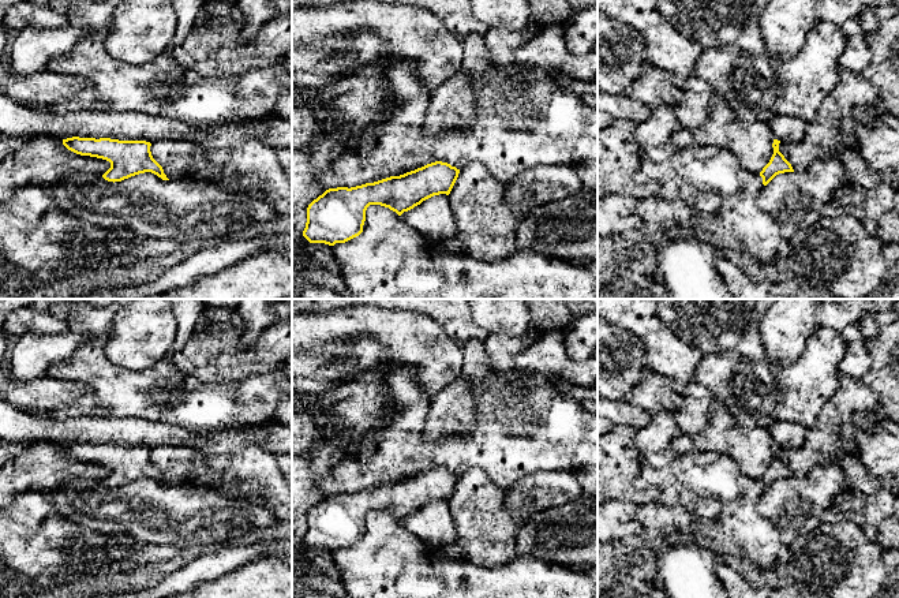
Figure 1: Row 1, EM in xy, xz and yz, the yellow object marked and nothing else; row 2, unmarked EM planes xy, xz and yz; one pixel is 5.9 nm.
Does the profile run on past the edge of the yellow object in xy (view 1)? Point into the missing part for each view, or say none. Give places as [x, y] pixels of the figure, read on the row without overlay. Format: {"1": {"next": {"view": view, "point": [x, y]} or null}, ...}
{"1": {"next": null}}

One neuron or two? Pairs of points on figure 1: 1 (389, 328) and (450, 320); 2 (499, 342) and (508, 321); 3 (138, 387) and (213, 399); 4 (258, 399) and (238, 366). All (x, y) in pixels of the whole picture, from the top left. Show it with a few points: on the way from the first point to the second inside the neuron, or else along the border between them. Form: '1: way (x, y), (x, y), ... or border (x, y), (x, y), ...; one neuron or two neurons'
1: border (419, 313), (433, 318), (459, 343); two neurons
2: border (523, 333), (493, 332), (487, 335); two neurons
3: way (157, 396), (194, 399); one neuron
4: border (276, 369), (214, 384); two neurons

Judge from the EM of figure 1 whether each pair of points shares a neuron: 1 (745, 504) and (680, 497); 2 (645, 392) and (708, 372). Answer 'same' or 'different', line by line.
1: different
2: different

